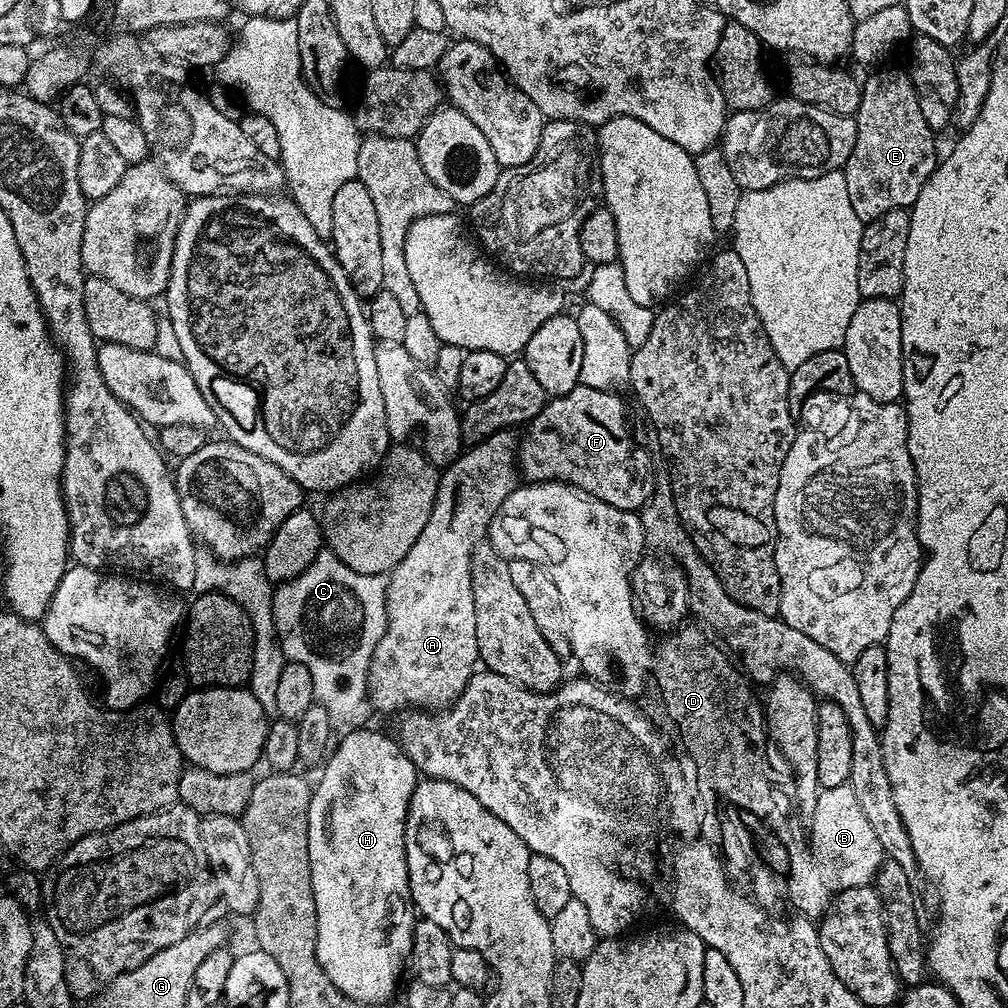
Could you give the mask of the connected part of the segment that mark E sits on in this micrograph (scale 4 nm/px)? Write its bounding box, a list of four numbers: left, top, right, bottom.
[842,68,938,222]

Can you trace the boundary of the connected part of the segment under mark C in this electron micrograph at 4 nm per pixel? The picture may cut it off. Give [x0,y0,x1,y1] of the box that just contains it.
[273,550,388,728]

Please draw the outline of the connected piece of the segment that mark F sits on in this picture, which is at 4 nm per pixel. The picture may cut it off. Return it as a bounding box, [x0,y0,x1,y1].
[518,386,654,512]

